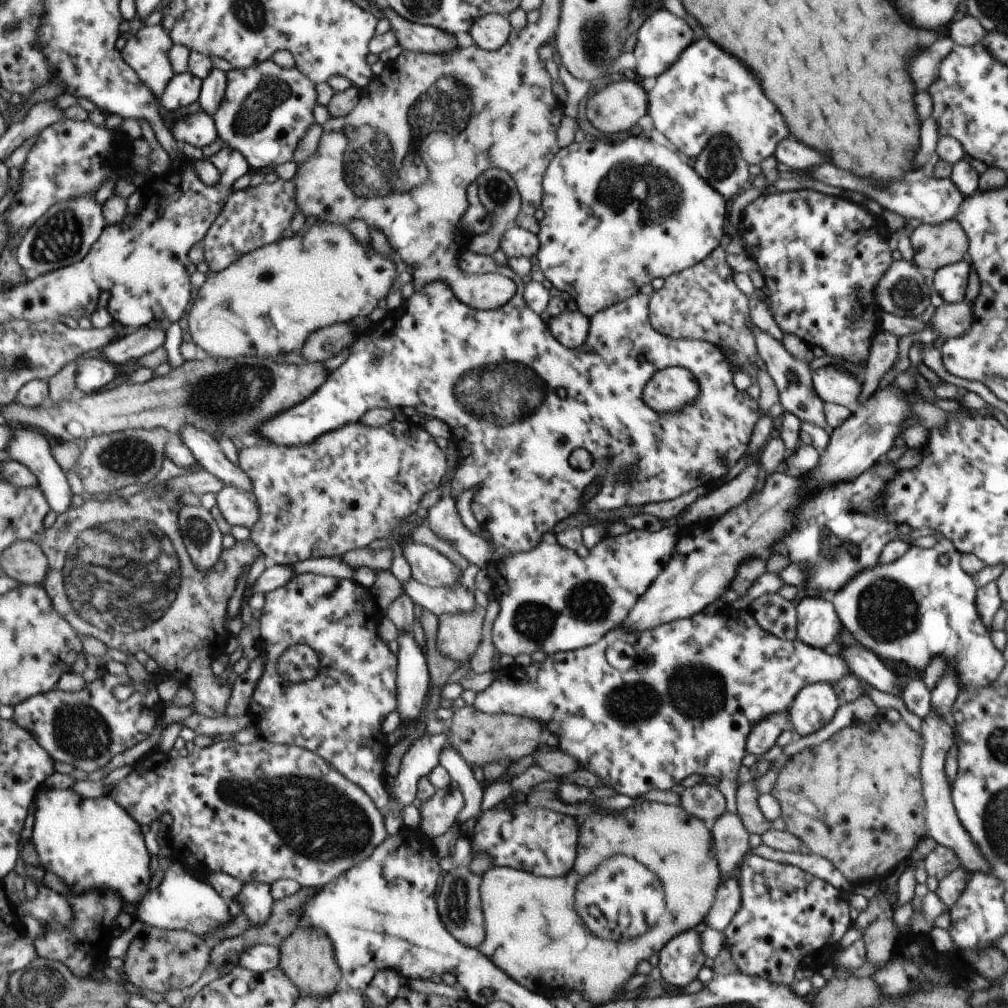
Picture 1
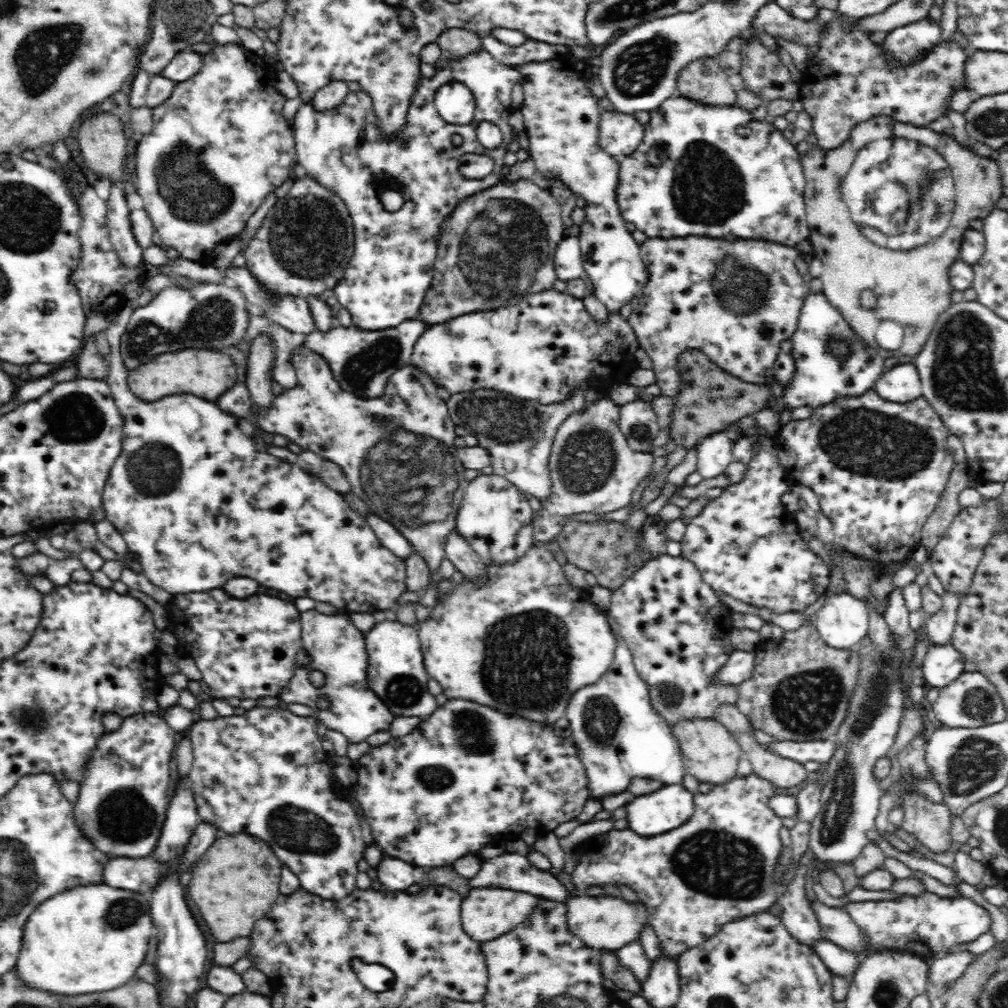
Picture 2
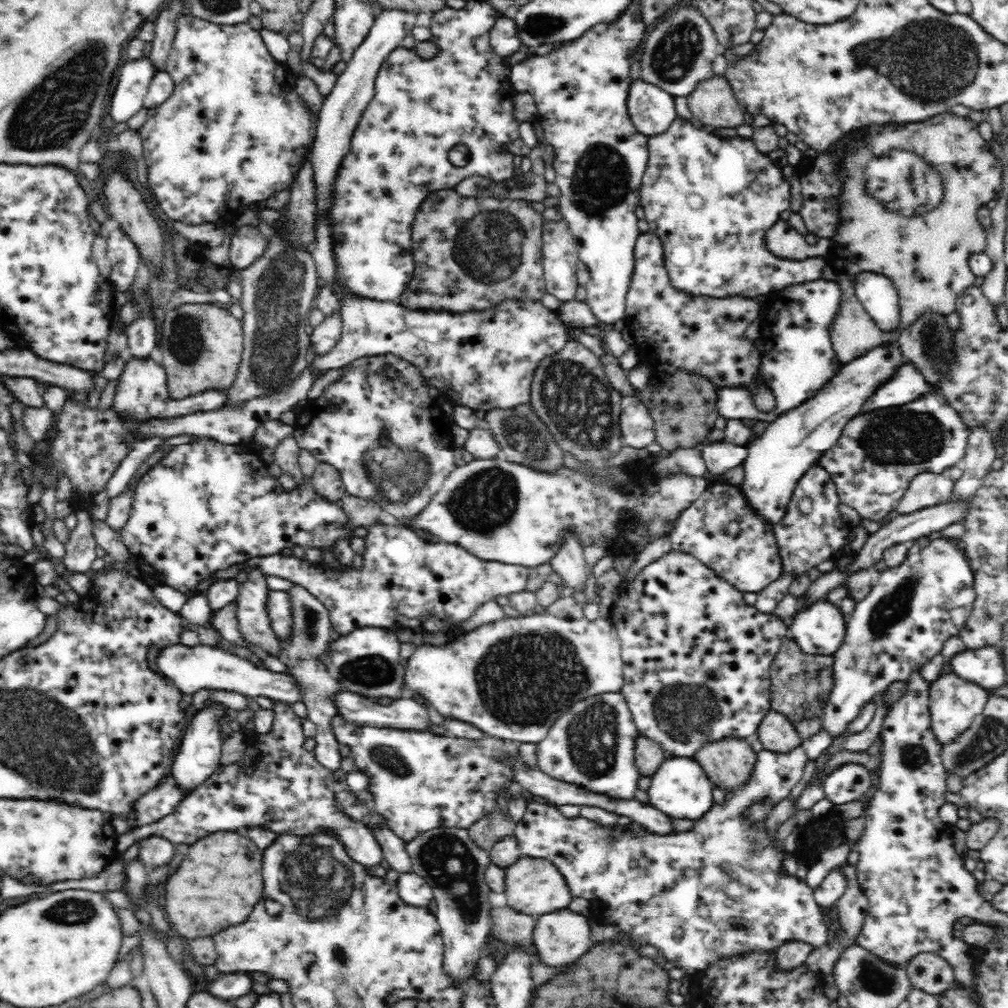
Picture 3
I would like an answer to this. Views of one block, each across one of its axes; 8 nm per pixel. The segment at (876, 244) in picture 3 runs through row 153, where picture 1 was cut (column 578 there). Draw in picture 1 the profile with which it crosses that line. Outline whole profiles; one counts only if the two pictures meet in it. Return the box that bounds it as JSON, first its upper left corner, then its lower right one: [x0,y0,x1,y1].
[476,800,723,1007]

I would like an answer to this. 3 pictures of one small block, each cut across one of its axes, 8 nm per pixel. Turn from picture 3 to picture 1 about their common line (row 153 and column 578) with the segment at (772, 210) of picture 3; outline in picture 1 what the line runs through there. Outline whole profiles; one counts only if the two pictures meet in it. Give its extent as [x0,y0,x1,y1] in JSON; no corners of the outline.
[473,609,850,814]

